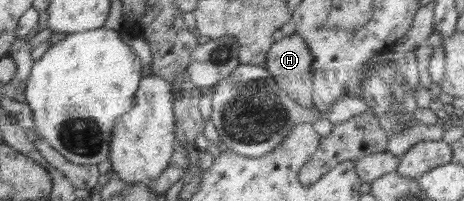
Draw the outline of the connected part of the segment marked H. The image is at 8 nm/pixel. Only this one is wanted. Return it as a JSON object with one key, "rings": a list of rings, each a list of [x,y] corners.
{"rings":[[[297,33],[289,37],[283,37],[276,41],[266,53],[264,67],[274,77],[278,85],[283,88],[301,107],[307,110],[315,110],[313,101],[312,73],[310,72],[313,56],[306,41]]]}

